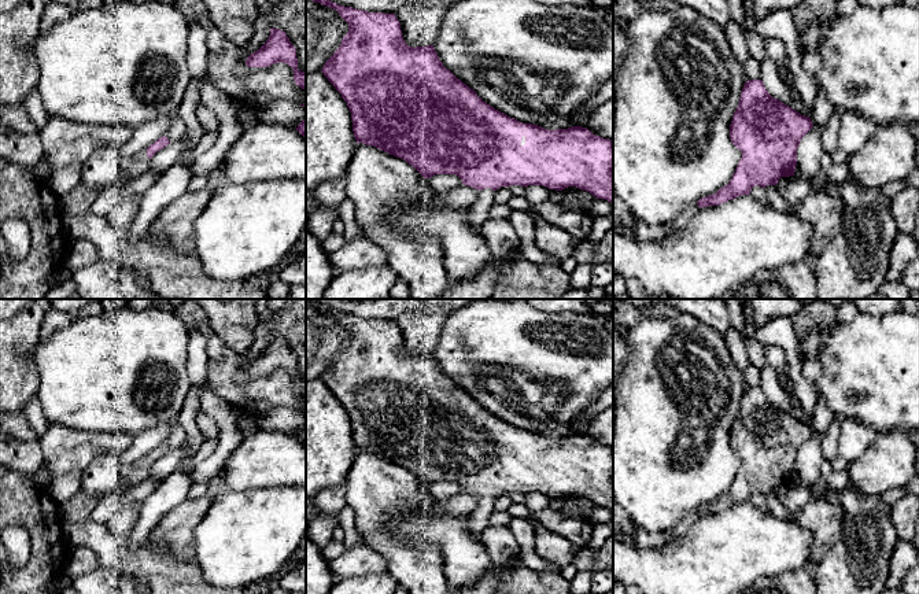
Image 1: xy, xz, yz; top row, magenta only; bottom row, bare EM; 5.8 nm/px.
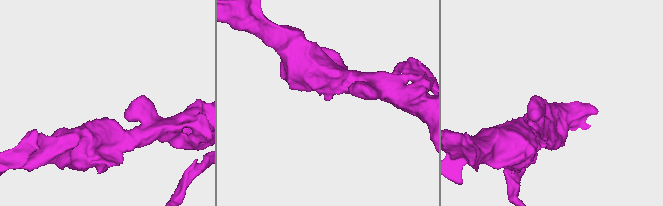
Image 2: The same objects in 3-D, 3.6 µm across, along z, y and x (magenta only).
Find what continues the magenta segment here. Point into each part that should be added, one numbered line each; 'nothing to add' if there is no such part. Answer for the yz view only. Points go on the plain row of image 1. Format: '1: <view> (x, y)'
nothing to add

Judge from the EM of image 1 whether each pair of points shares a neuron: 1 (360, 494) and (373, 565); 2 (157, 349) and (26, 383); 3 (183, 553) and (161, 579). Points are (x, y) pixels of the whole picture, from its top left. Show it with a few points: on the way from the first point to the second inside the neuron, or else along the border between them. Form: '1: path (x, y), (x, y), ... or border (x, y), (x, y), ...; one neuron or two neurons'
1: border (366, 545), (386, 560), (388, 571); two neurons
2: border (29, 349), (24, 357), (37, 375), (37, 395); two neurons
3: border (192, 559), (176, 561); two neurons

